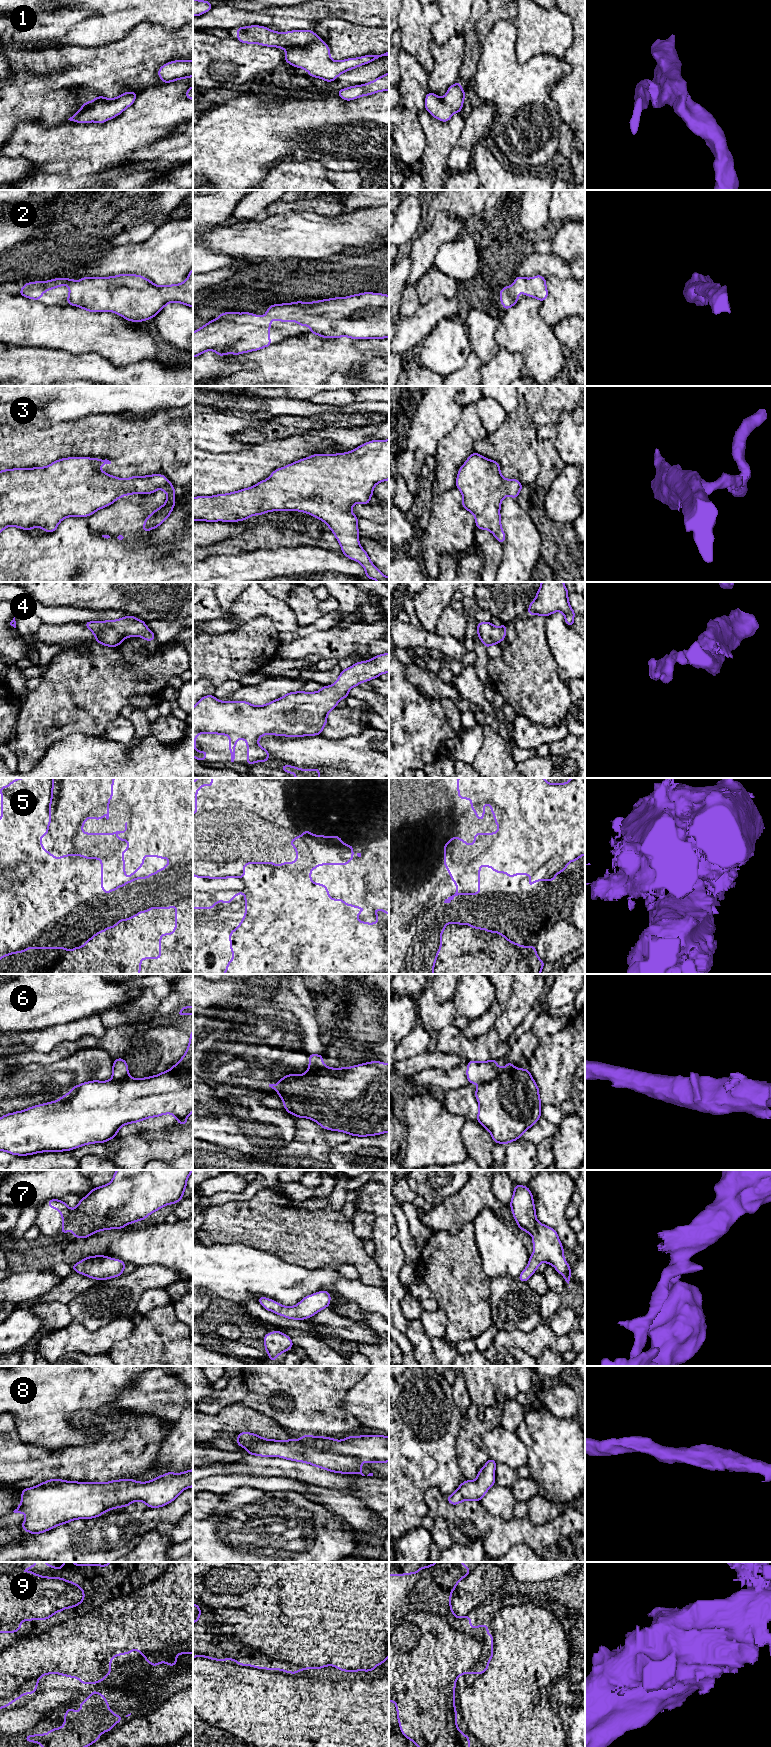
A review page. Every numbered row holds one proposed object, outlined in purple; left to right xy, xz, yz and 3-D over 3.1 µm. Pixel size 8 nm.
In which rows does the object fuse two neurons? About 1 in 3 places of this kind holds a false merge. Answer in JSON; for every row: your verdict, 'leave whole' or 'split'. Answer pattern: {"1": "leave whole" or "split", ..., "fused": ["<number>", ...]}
{"1": "leave whole", "2": "leave whole", "3": "leave whole", "4": "leave whole", "5": "split", "6": "split", "7": "leave whole", "8": "leave whole", "9": "leave whole", "fused": ["5", "6"]}

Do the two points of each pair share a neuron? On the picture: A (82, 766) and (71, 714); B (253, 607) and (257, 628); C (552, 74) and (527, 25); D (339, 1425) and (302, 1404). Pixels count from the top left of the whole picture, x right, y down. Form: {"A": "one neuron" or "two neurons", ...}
{"A": "two neurons", "B": "two neurons", "C": "two neurons", "D": "one neuron"}

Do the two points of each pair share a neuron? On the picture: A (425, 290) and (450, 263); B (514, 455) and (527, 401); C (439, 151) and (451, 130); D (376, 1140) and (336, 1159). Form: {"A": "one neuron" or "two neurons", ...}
{"A": "one neuron", "B": "one neuron", "C": "one neuron", "D": "one neuron"}

